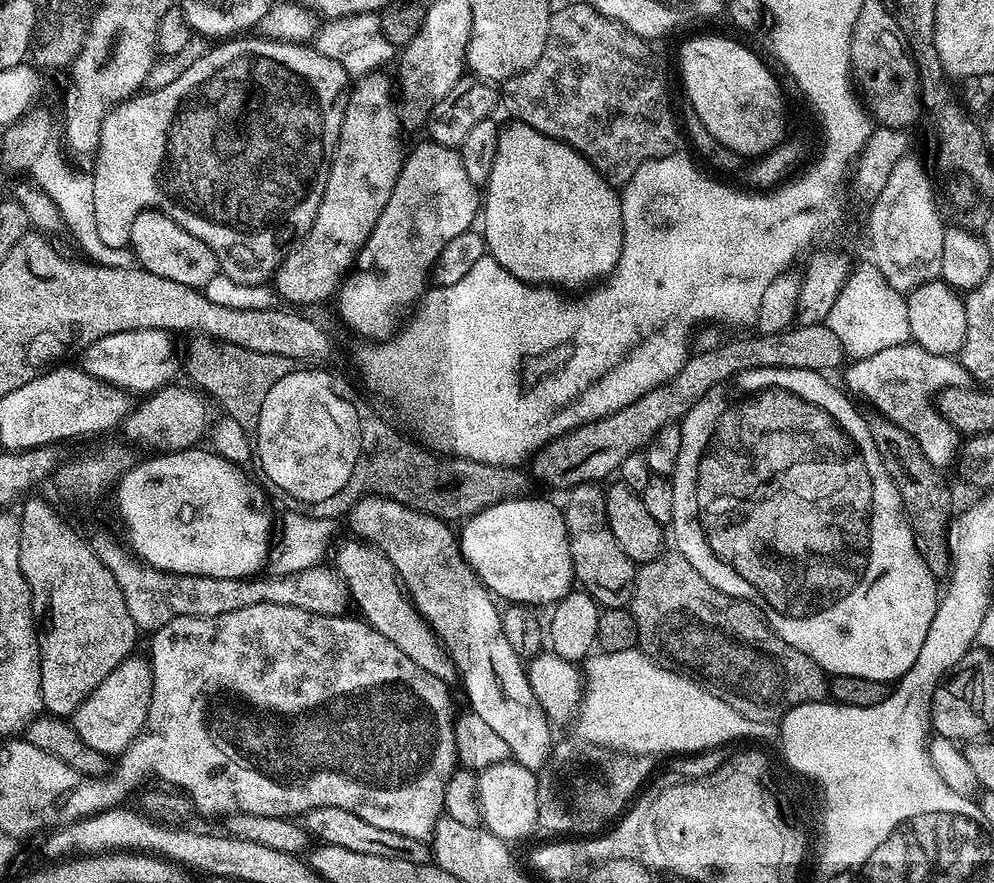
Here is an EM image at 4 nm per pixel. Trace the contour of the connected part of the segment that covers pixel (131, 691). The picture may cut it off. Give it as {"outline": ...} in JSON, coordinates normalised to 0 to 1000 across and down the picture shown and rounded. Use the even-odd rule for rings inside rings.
{"outline":[[[134,741],[125,746],[118,757],[96,779],[90,788],[78,800],[78,804],[73,806],[70,819],[78,836],[89,846],[101,851],[103,855],[110,858],[120,857],[128,852],[136,838],[146,828],[149,819],[149,805],[151,804],[151,790],[153,789],[153,753],[148,746],[145,747],[140,741]]]}

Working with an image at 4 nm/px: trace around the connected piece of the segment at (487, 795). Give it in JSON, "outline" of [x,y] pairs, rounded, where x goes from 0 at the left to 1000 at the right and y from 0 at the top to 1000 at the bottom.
{"outline":[[[510,860],[482,871],[479,894],[486,937],[508,954],[527,951],[541,938],[541,886],[536,871]]]}

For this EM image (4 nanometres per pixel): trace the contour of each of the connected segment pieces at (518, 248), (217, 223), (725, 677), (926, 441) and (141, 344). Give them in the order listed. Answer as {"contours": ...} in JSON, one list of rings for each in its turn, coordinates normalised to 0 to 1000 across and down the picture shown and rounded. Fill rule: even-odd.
{"contours":[[[[523,136],[508,139],[503,146],[497,193],[493,193],[485,222],[485,254],[486,249],[485,266],[493,289],[517,310],[519,317],[536,324],[579,326],[603,313],[612,315],[620,307],[628,279],[626,233],[621,214],[572,163],[553,156]]],[[[229,43],[218,49],[221,50],[218,54],[203,60],[198,68],[196,65],[187,76],[180,78],[170,95],[142,103],[133,112],[114,122],[113,128],[107,133],[101,148],[101,166],[95,179],[97,196],[91,200],[94,243],[99,251],[100,268],[107,279],[130,280],[129,271],[135,247],[139,247],[141,240],[155,236],[175,247],[181,256],[191,260],[195,270],[203,270],[203,274],[207,274],[207,279],[215,283],[221,307],[228,310],[236,322],[266,322],[275,314],[295,277],[310,264],[320,242],[324,220],[328,215],[334,176],[338,169],[340,152],[344,147],[344,134],[352,103],[352,87],[347,77],[336,70],[336,66],[328,66],[328,61],[318,58],[317,53],[309,49],[295,50],[273,43],[245,44],[249,43]]],[[[672,623],[640,644],[634,692],[642,704],[642,733],[665,757],[673,757],[726,790],[742,809],[763,818],[784,817],[799,800],[834,792],[834,767],[807,736],[799,736],[770,702],[764,689],[710,659],[683,624]]],[[[914,387],[903,392],[895,392],[895,396],[883,396],[883,401],[858,407],[848,418],[847,425],[849,425],[850,435],[848,435],[848,438],[858,450],[864,451],[866,448],[875,461],[882,462],[885,465],[884,470],[894,480],[911,487],[911,492],[920,495],[924,505],[928,505],[928,514],[932,514],[932,519],[936,519],[936,523],[941,530],[950,532],[953,531],[953,525],[955,529],[959,524],[968,502],[968,495],[966,490],[960,487],[960,482],[956,482],[954,478],[946,472],[946,468],[943,467],[940,459],[940,450],[943,444],[950,439],[975,434],[974,421],[966,413],[965,407],[956,403],[941,403],[936,401],[936,396],[928,396],[928,392]]],[[[144,371],[133,376],[110,378],[93,386],[84,395],[82,417],[102,434],[117,442],[152,446],[176,431],[179,426],[179,408],[173,404],[174,382],[165,374]]]]}

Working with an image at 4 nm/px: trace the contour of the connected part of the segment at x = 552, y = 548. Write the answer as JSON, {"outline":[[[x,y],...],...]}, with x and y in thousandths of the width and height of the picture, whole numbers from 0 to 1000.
{"outline":[[[535,565],[501,569],[471,586],[461,602],[463,625],[496,676],[512,685],[555,686],[577,666],[573,614],[564,572]]]}

